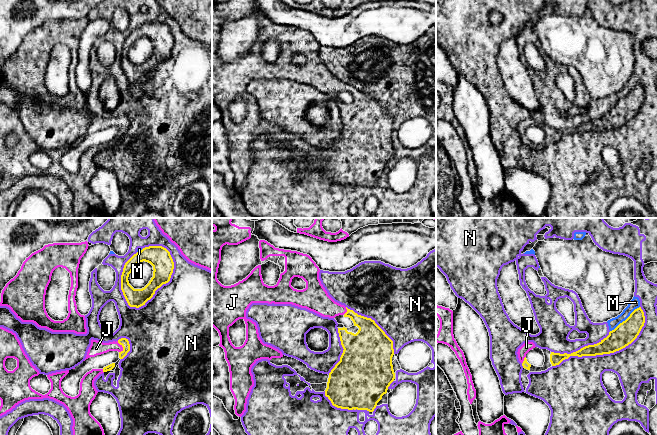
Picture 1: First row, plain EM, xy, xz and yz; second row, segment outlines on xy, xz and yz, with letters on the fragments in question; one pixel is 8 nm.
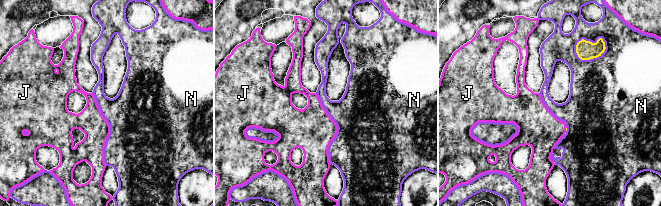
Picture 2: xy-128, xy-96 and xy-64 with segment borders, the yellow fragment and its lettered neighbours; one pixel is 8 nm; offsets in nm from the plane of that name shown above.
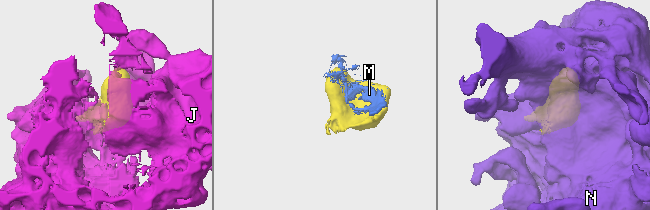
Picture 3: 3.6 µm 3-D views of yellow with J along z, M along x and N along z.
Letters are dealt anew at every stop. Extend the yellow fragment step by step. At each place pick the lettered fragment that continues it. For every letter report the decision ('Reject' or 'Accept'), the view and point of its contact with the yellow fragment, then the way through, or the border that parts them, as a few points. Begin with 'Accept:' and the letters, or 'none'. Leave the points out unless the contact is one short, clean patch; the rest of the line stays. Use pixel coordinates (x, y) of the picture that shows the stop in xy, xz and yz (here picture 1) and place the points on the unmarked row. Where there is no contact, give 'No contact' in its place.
Accept: J
J: Accept. Touches yellow at xy (122, 122)
M: Reject. Touches yellow at yz (625, 96)
N: Reject. Touches yellow at yz (609, 129)

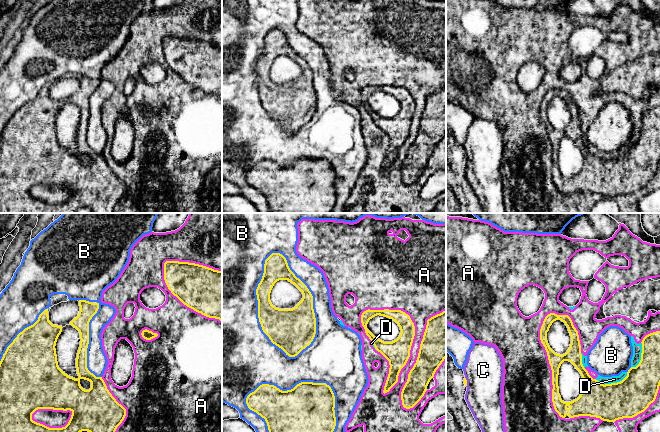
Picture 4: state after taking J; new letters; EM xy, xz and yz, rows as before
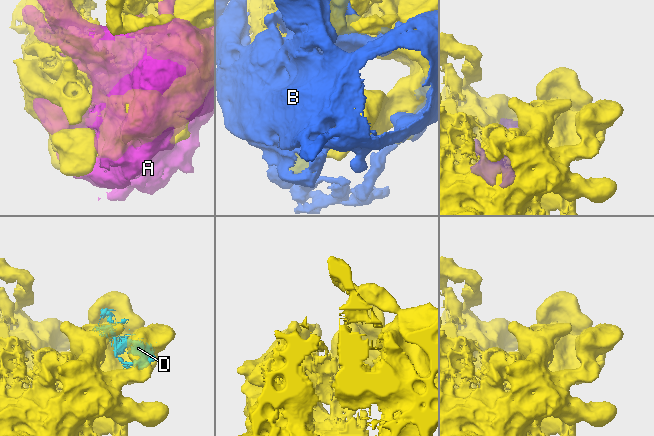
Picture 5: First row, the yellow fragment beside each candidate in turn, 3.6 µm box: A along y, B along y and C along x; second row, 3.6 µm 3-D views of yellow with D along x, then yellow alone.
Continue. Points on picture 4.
Accept: none
A: Reject. Touches yellow at xz (414, 111)
B: Reject. Touches yellow at xz (258, 84)
C: Reject. Touches yellow at yz (466, 158)
D: Reject. Touches yellow at yz (612, 159)

